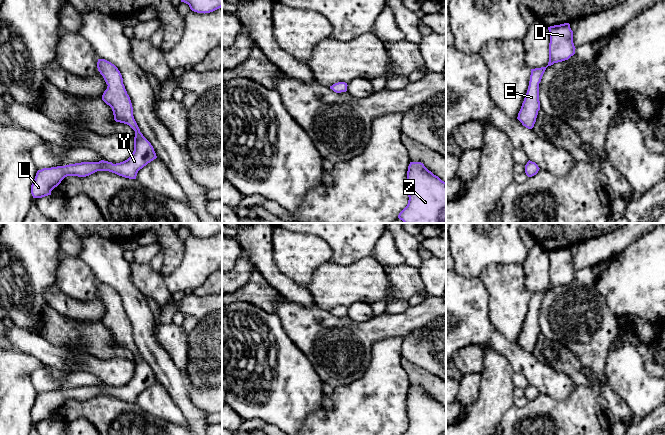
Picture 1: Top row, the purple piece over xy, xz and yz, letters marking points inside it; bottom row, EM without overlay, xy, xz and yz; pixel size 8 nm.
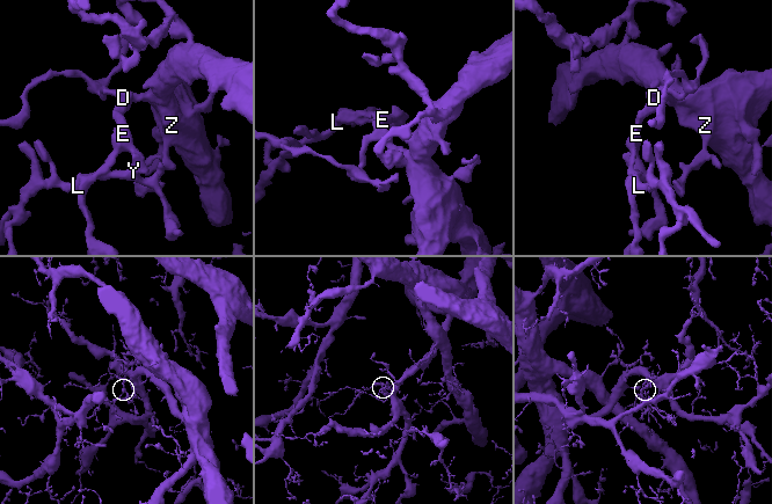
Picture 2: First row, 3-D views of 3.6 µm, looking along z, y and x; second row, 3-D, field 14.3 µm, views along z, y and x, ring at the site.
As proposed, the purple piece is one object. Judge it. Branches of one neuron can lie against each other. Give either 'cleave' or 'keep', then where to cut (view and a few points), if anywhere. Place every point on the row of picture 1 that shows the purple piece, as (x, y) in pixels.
keep; no cut

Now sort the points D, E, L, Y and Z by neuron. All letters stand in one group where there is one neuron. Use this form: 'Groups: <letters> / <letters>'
Groups: D E L Y Z

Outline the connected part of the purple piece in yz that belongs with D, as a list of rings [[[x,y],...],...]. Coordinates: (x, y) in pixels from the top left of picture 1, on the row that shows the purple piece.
[[[569,23],[548,27],[550,35],[549,62],[546,67],[531,69],[530,81],[526,96],[517,119],[528,129],[532,129],[540,110],[539,83],[548,66],[568,60],[575,54],[573,31]]]

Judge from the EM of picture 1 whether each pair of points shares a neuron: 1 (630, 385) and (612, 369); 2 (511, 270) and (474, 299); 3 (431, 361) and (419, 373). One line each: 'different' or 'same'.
1: same
2: different
3: different

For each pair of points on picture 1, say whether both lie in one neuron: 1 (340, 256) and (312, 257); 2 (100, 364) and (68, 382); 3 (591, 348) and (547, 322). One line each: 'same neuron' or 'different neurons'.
1: different neurons
2: different neurons
3: same neuron

